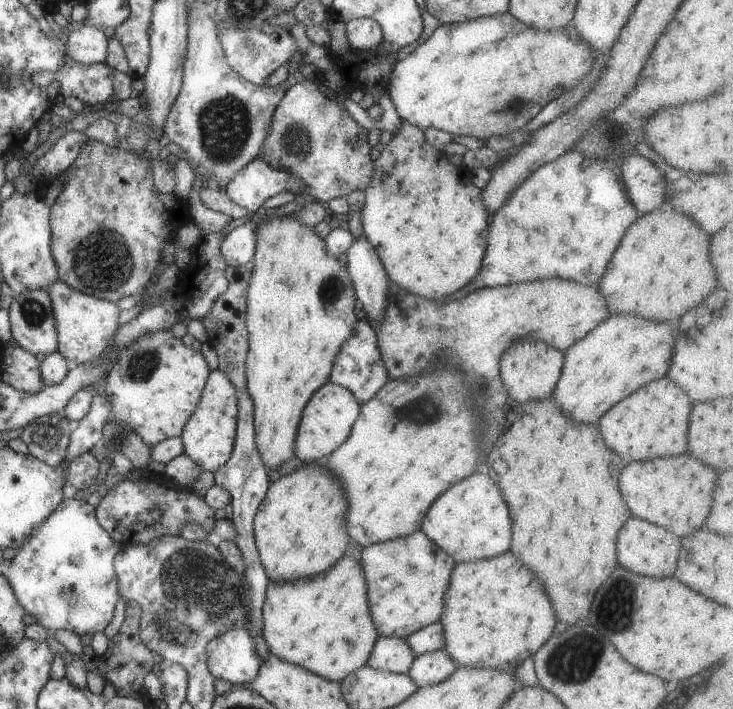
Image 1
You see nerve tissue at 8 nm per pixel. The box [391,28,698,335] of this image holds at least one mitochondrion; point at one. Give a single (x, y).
(614, 134)

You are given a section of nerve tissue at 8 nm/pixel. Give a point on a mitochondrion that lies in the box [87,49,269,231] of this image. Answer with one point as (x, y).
(224, 125)

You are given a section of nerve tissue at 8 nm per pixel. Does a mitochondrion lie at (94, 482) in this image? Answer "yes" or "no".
no

